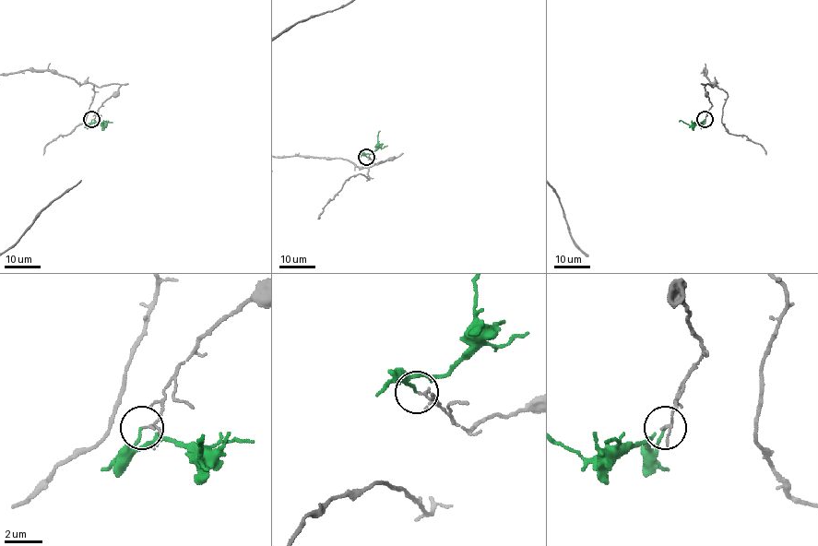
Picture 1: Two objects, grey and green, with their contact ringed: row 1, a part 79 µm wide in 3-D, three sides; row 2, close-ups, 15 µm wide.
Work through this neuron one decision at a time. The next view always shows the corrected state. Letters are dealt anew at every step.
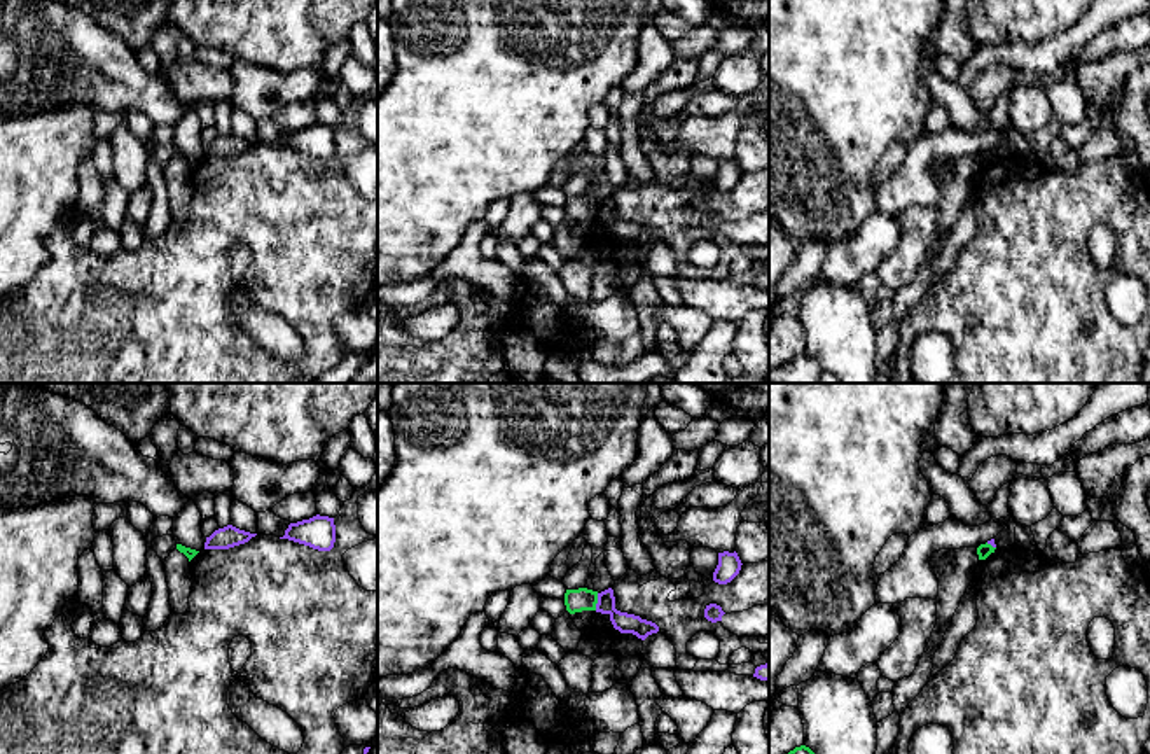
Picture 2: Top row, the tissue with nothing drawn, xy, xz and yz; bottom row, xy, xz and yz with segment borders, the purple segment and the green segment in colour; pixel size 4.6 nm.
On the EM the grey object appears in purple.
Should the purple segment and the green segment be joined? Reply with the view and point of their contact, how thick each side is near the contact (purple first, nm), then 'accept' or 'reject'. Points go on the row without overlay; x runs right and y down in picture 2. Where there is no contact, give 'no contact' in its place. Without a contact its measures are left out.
contact xz (598, 210); calibres 100 and 110 nm; reject

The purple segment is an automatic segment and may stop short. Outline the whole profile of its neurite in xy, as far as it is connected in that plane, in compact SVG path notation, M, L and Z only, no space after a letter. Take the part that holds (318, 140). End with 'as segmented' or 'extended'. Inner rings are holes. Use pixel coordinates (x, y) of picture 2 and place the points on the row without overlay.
M316 122L309 128L290 131L280 147L288 147L318 159L330 159L336 150L334 126Z; as segmented

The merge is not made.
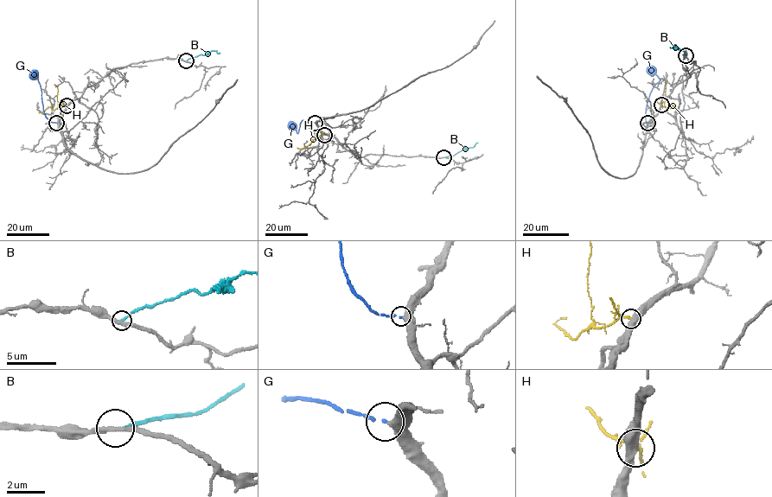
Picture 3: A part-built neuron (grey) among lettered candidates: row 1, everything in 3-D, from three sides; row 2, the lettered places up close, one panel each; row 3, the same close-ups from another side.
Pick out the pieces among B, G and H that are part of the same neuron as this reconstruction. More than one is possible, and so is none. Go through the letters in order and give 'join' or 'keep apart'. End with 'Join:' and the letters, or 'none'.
B: keep apart
G: join
H: keep apart
Join: G

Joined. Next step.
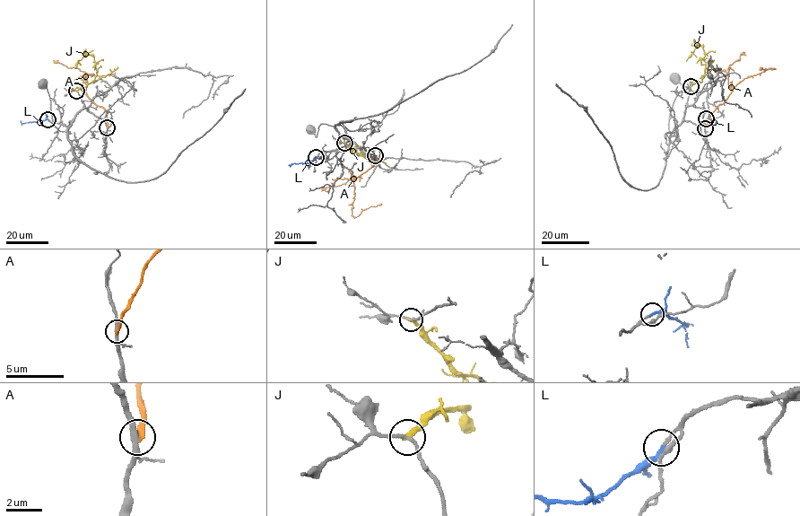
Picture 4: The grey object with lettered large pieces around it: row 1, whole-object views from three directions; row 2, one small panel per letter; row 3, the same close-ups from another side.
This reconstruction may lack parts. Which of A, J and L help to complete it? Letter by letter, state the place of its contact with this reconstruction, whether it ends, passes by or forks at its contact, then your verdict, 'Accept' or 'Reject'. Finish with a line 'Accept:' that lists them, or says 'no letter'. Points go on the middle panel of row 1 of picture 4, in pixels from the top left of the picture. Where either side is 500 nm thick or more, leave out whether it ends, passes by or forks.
A: Touches grey at (375, 155). It ends there. Reject
J: Touches grey at (344, 143). It ends there. Reject
L: Touches grey at (316, 157). It ends there. Accept
Accept: L

